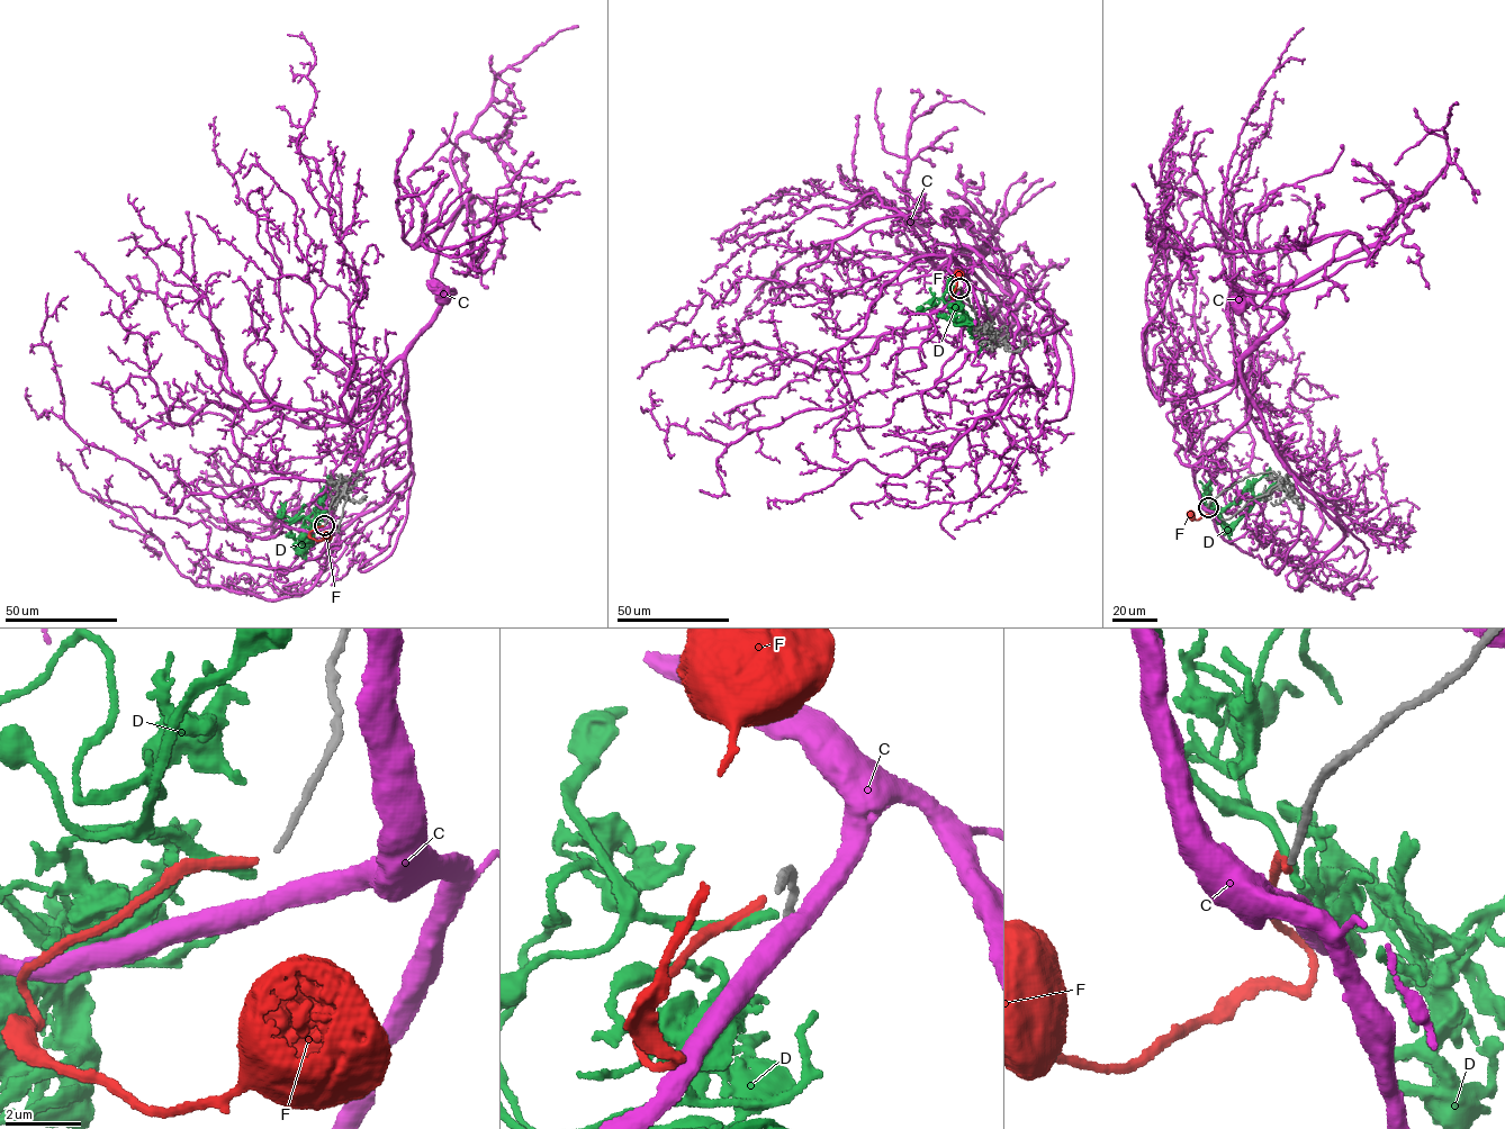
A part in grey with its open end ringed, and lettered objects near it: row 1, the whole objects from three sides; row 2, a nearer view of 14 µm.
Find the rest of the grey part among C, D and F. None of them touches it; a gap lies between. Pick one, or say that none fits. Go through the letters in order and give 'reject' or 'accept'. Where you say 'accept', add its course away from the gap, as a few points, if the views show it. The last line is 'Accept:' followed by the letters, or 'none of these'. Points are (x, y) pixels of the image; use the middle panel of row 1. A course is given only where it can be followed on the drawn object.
C: reject
D: reject
F: accept; it runs (960, 289), (953, 299), (957, 274)
Accept: F

